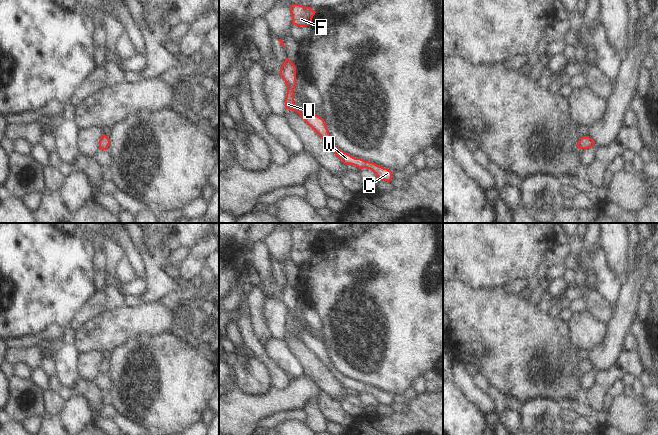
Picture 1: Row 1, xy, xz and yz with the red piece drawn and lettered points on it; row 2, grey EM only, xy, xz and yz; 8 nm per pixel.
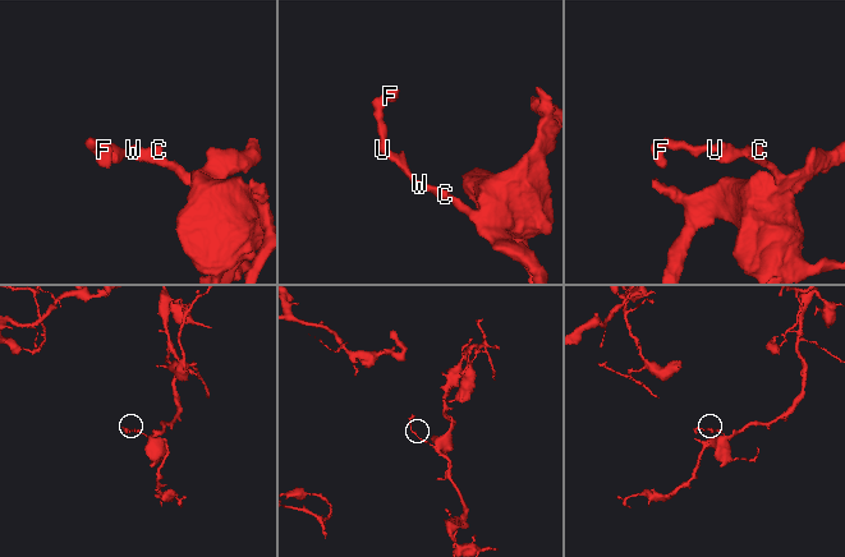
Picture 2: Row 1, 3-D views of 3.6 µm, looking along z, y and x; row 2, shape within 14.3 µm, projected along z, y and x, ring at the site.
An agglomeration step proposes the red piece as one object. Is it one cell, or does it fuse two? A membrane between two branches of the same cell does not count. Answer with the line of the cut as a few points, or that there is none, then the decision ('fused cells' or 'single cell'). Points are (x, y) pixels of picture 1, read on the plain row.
no cut; single cell

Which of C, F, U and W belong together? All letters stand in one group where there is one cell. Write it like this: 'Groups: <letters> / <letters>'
Groups: C F U W.

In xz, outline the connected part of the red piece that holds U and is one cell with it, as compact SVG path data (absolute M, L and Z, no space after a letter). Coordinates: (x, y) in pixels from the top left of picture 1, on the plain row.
M288 282L280 291L280 300L286 307L287 317L285 321L285 332L300 338L301 342L312 352L314 356L320 359L325 367L328 367L335 379L344 387L358 391L359 393L367 392L372 394L379 404L390 406L392 404L392 395L377 389L373 386L365 385L361 382L355 382L347 376L341 375L334 369L328 356L326 347L323 342L316 339L311 333L299 331L294 327L294 313L296 311L296 291Z

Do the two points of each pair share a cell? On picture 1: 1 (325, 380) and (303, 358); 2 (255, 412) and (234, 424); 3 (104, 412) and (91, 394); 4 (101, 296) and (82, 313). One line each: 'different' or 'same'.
1: same
2: same
3: different
4: same

